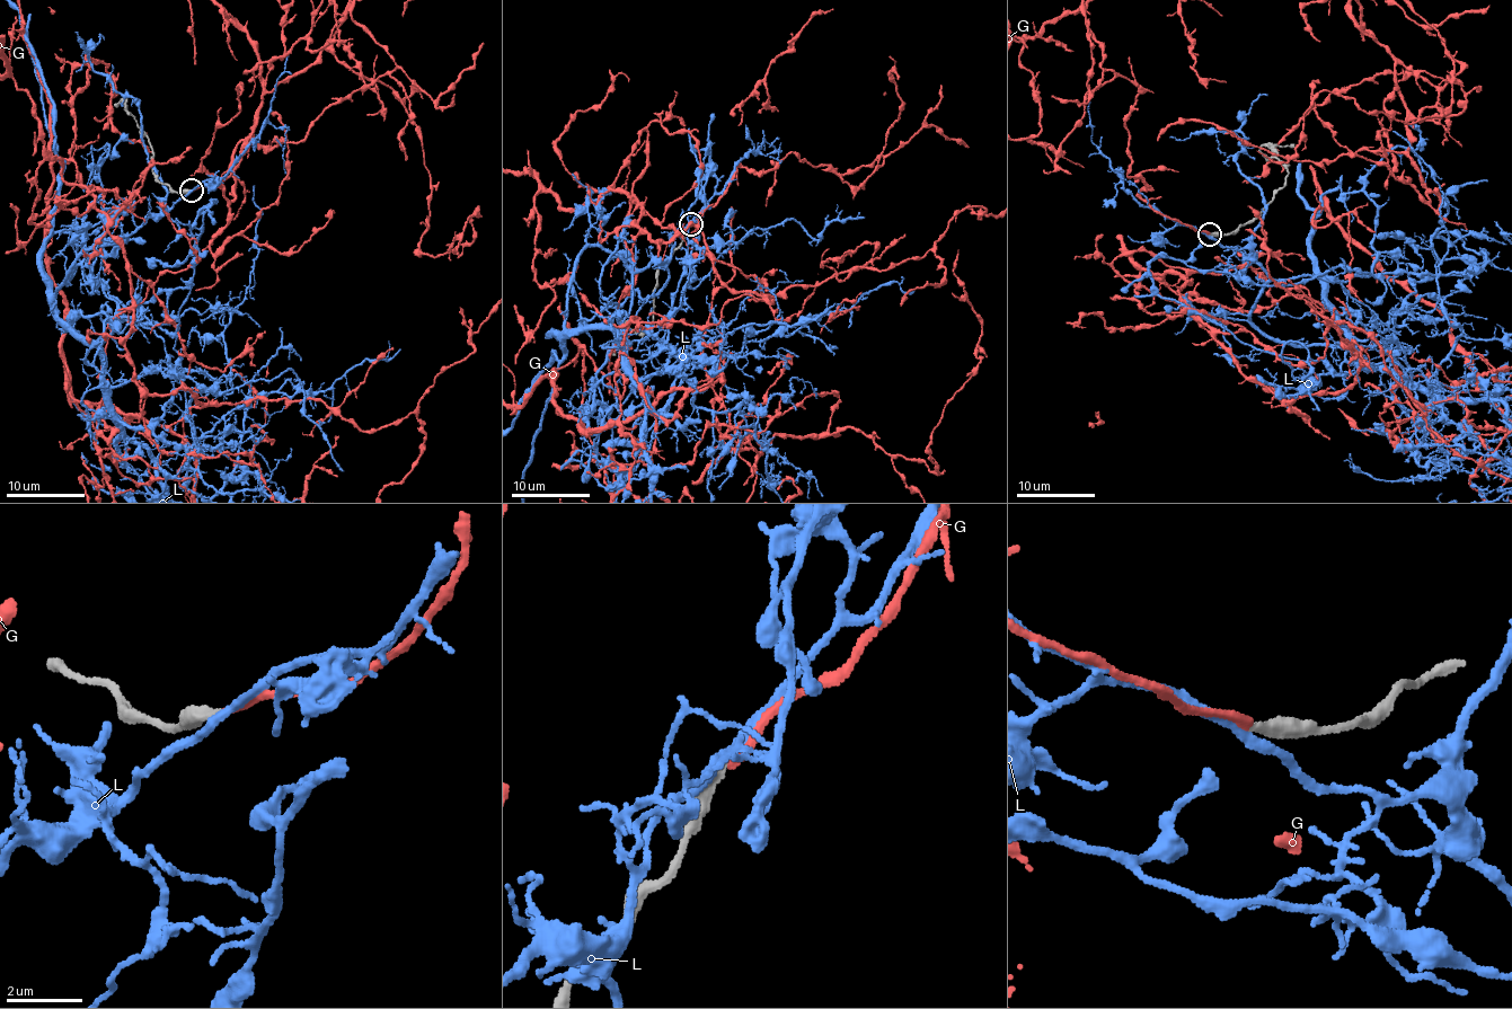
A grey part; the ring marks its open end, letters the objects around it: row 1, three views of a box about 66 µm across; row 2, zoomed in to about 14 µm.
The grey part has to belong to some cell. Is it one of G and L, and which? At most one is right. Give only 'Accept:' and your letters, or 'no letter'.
Accept: G

